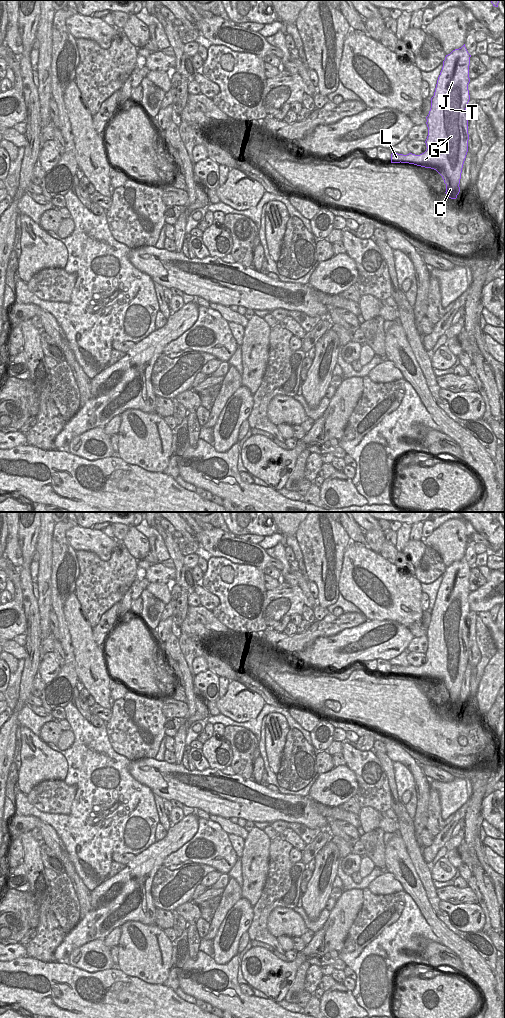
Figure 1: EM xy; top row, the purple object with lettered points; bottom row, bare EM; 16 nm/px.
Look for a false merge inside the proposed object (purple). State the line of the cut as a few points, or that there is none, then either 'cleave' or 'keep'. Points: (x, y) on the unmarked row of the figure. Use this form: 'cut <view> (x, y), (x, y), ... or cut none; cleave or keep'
cut none; keep

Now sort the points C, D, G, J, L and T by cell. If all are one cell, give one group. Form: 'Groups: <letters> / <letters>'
Groups: C D G J L T

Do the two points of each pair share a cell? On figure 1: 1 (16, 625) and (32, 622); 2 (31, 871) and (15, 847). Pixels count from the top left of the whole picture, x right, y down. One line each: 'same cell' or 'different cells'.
1: different cells
2: different cells

